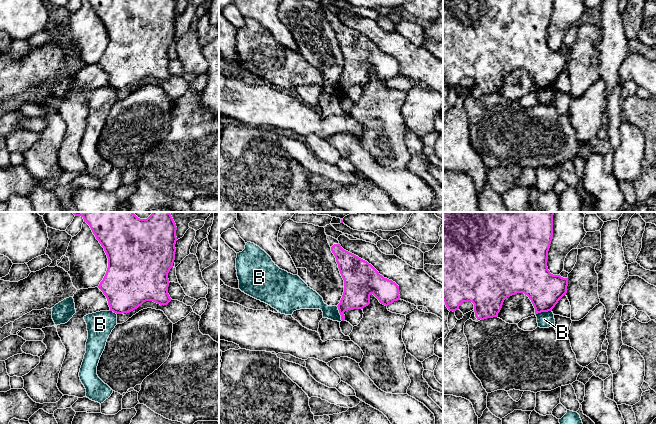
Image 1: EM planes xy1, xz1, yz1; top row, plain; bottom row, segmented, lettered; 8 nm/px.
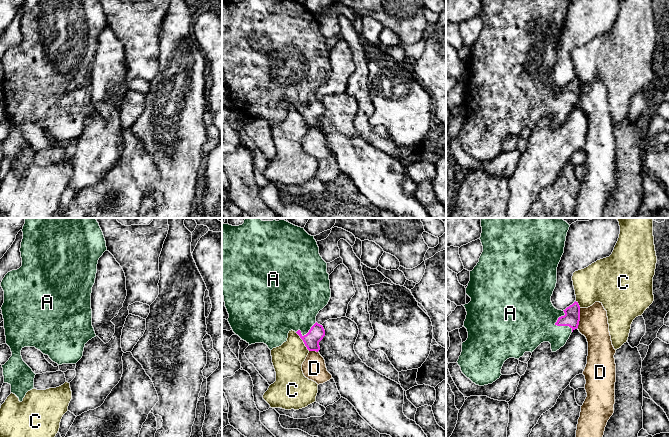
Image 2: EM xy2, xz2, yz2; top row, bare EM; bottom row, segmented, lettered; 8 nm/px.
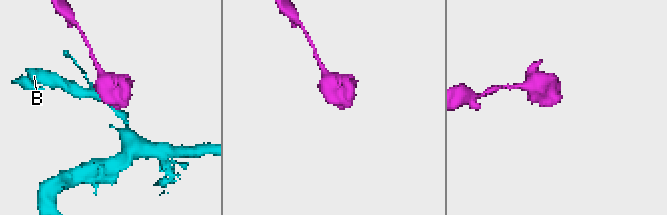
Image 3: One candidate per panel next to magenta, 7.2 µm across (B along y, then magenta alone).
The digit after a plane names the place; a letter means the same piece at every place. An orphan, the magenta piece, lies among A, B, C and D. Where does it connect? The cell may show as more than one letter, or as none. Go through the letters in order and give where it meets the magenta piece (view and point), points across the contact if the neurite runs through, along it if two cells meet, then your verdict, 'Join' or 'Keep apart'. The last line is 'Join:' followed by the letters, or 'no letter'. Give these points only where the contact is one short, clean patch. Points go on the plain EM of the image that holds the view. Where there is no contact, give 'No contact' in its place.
A: Touches magenta at yz2 (557, 101). Path across: yz2 (571, 94), (557, 101), (527, 93). Join
B: Touches magenta at yz1 (543, 87). Boundary: yz1 (551, 86), (536, 90). Keep apart
C: Touches magenta at xz2 (303, 117). Boundary: xz2 (295, 108), (309, 126). Keep apart
D: Touches magenta at yz2 (579, 94). Keep apart
Join: A

